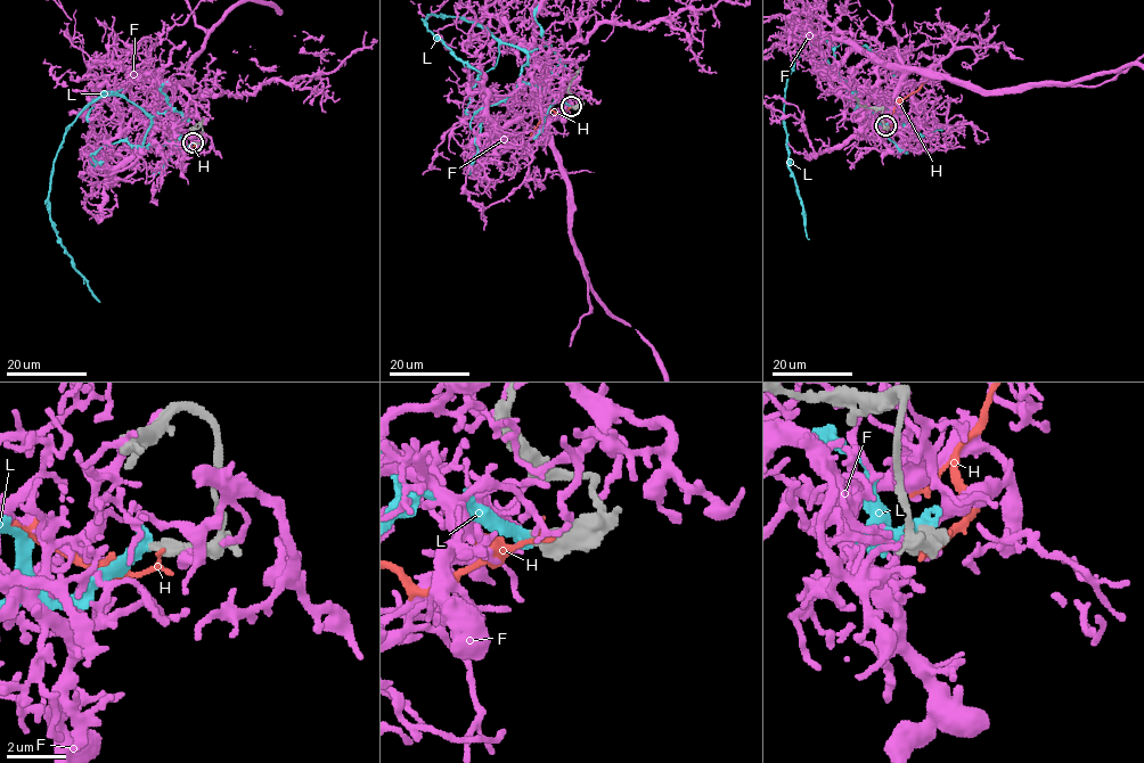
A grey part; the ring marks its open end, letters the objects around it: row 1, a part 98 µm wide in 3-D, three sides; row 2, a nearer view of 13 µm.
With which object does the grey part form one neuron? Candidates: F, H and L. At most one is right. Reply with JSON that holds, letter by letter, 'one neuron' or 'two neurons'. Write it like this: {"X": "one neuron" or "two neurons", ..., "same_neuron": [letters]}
{"F": "two neurons", "H": "two neurons", "L": "one neuron", "same_neuron": ["L"]}

